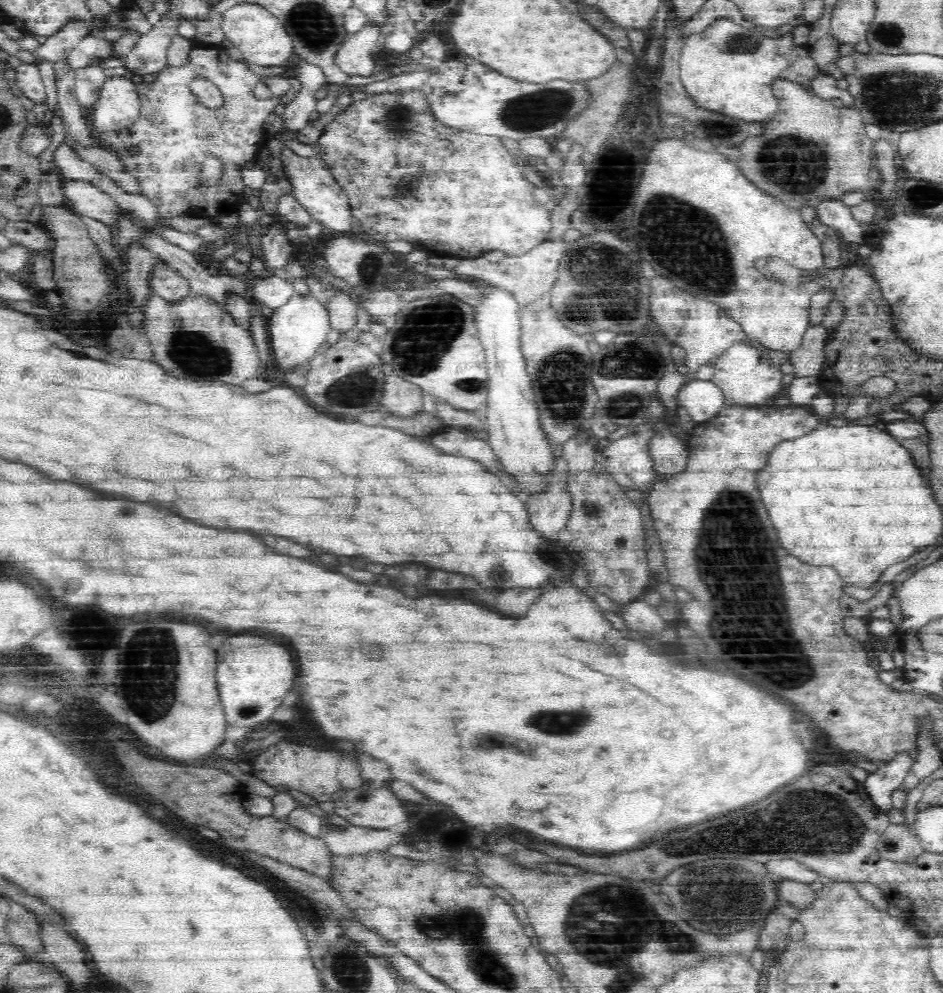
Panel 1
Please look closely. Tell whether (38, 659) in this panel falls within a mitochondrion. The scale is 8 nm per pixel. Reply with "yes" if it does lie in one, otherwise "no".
no

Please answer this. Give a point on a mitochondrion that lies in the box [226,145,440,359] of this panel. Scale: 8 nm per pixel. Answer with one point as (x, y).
(370, 269)

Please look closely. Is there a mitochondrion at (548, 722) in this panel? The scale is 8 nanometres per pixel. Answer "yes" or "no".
yes

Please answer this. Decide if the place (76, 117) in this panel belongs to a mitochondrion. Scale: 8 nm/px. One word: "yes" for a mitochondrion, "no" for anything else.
no

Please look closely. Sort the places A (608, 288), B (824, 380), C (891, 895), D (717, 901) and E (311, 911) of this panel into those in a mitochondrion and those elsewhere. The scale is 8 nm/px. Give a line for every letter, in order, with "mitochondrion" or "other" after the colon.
A: mitochondrion
B: other
C: other
D: mitochondrion
E: other

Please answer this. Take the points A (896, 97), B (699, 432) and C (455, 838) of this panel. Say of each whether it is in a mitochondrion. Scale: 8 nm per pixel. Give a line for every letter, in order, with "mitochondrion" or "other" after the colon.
A: mitochondrion
B: other
C: other

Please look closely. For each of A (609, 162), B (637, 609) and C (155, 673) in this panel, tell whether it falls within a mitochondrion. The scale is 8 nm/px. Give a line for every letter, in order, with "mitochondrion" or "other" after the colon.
A: other
B: other
C: mitochondrion

